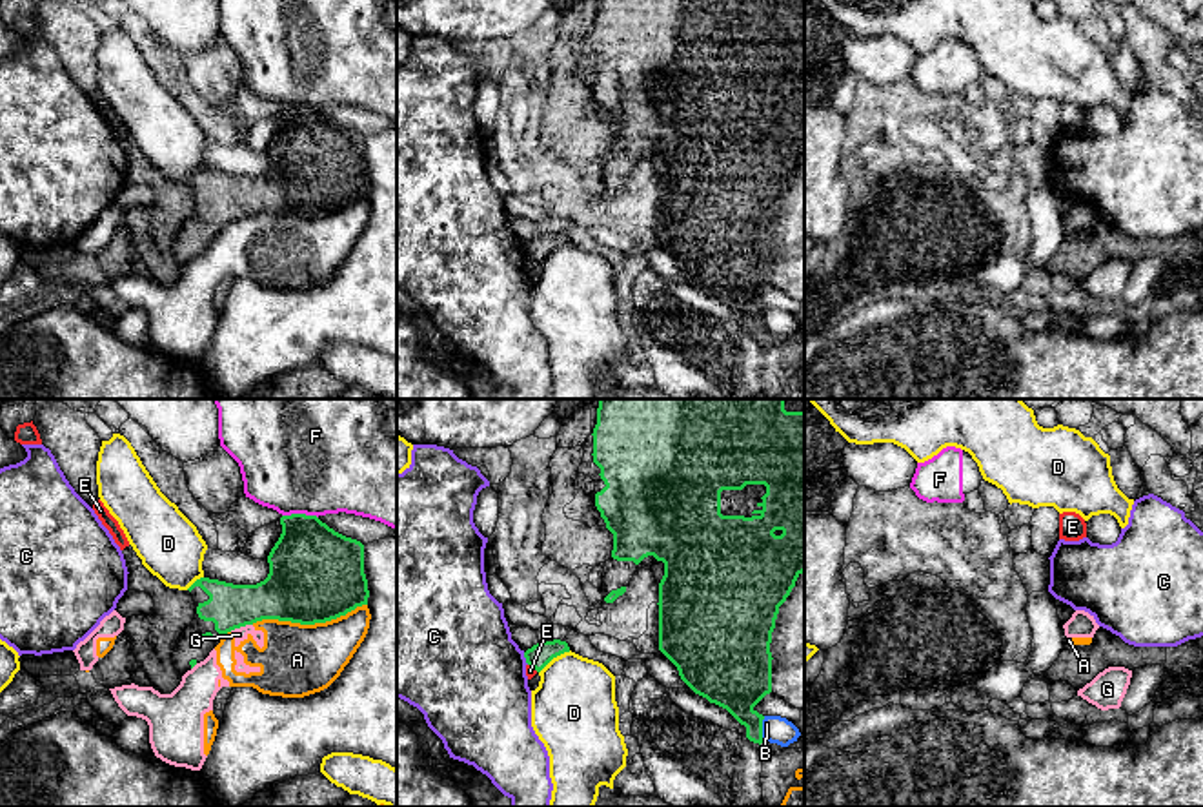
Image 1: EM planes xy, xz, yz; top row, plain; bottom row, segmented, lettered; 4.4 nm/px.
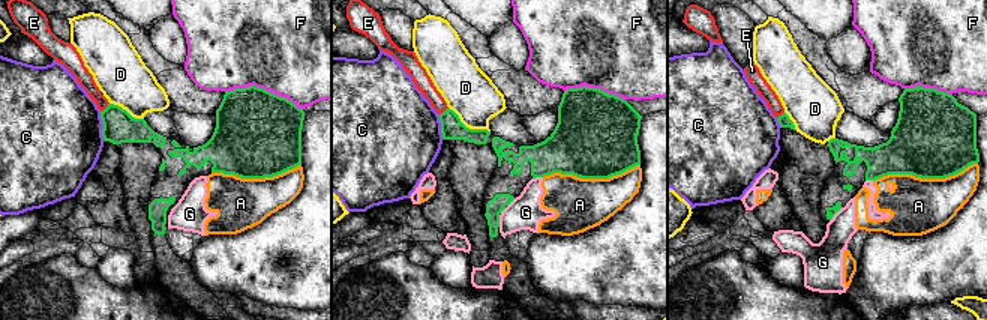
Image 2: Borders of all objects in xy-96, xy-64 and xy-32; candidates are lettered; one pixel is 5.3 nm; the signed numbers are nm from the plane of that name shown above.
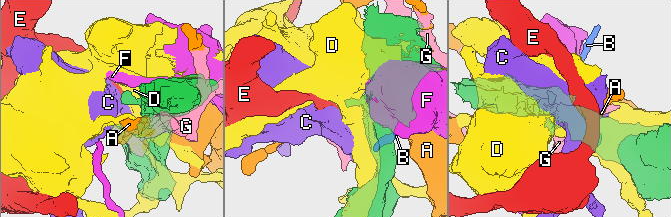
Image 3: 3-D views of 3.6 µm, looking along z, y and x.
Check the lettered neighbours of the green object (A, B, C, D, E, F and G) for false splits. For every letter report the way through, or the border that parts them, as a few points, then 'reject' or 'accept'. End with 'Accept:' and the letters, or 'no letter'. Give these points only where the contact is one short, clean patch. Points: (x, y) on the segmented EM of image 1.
A: reject
B: reject
C: along xz (523, 653), (528, 663) | reject
D: reject
E: along xz (528, 663), (537, 671) | reject
F: reject
G: reject
Accept: no letter

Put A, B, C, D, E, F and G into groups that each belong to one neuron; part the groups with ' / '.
A G / B / C / D / E / F

